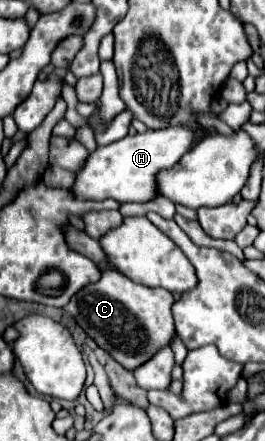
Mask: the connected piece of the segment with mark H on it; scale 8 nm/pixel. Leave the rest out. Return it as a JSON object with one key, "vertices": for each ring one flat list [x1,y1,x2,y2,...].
{"vertices":[[186,125,166,127,158,131,138,133,134,137,124,137,112,145,98,147,86,161,86,167,78,173,72,191,84,199,116,199,120,203,146,203,158,197,156,175,164,169,174,167,196,143,200,133]]}

